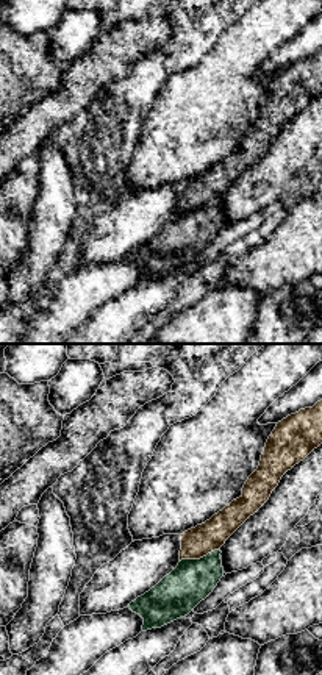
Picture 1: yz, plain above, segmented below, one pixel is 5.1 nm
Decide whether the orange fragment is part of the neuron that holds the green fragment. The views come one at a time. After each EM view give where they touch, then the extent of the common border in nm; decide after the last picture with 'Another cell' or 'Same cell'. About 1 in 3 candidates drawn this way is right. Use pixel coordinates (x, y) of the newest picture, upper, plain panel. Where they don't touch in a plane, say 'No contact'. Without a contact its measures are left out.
Touches green at (200, 208). Shared border 220 nm

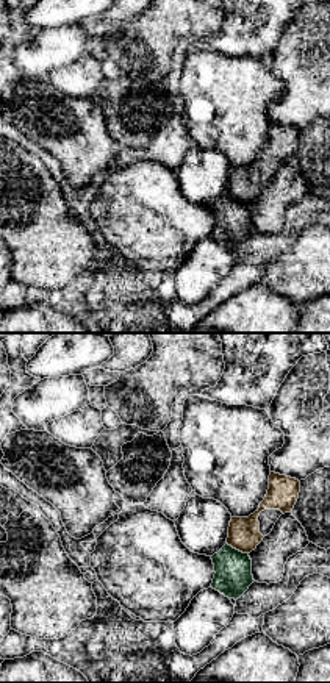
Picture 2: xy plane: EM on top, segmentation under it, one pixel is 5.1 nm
Touches green at (238, 200). Shared border 130 nm

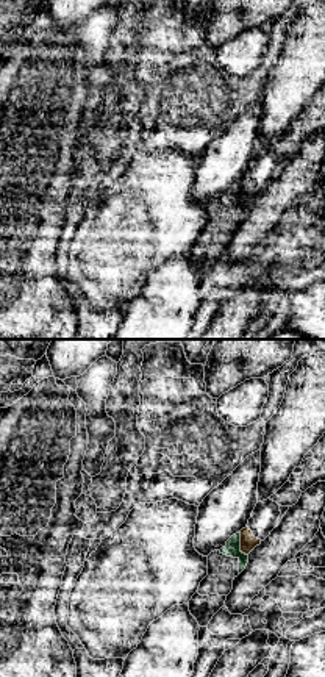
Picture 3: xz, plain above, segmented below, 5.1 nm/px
Touches green at (239, 194). Shared border 130 nm

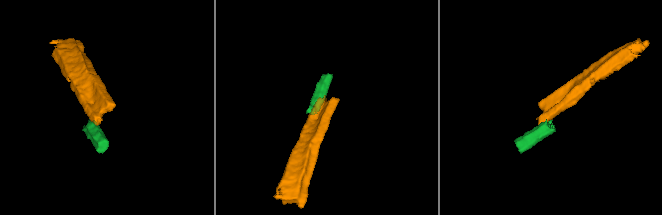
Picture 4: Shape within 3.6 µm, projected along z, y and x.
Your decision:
Another cell

